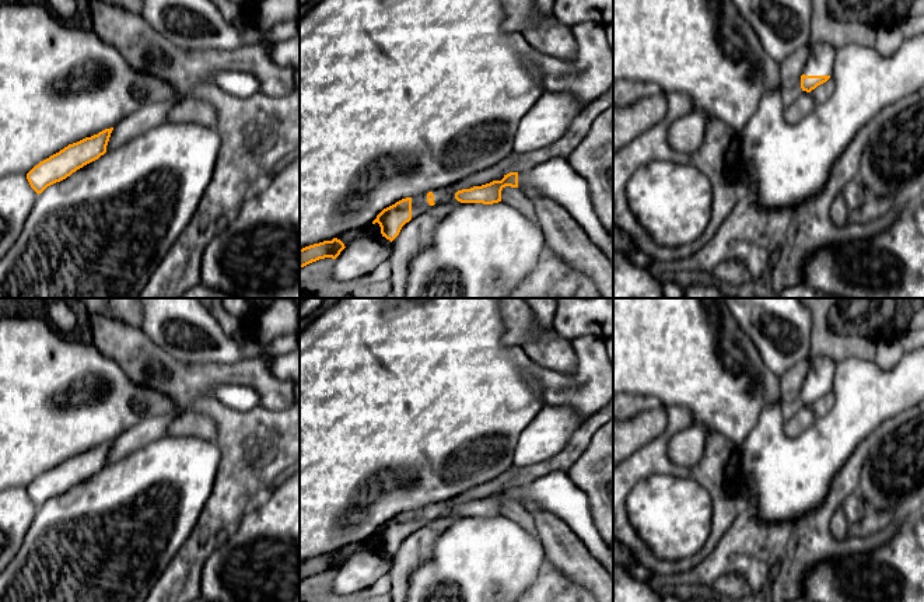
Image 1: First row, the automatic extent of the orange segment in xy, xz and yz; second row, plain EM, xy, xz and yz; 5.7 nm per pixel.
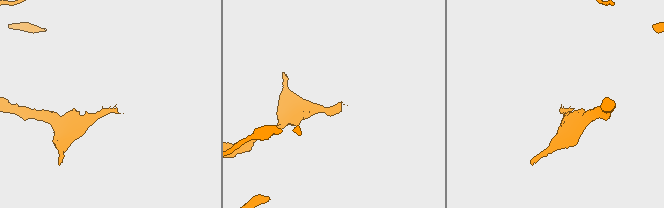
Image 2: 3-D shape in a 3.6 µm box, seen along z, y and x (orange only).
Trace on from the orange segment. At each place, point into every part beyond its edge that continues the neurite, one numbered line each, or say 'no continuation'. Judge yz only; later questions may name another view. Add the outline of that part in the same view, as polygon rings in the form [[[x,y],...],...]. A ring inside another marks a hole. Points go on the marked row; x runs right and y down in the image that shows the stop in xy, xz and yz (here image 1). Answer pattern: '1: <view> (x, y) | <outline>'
1: yz (821, 62) | [[[829,42],[809,45],[809,57],[805,64],[805,76],[833,76],[836,49]]]

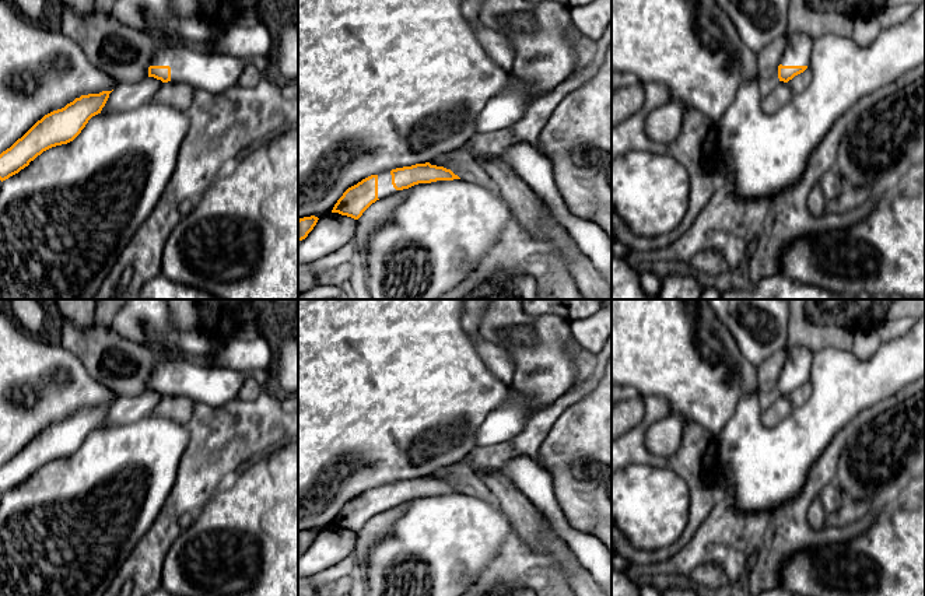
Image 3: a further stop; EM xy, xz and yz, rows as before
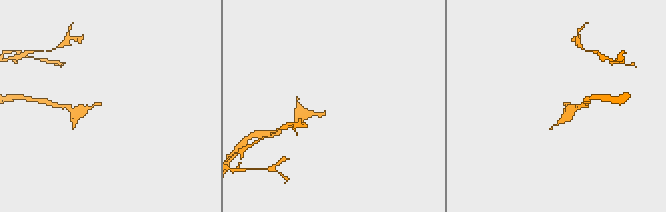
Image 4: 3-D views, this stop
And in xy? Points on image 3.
1: xy (216, 73) | [[[178,35],[165,38],[176,43],[161,49],[151,66],[169,66],[171,81],[181,81],[211,92],[221,92],[238,84],[238,78],[246,64],[253,64],[263,74],[274,62],[273,57],[236,57],[230,55],[202,55],[183,45]]]

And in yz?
1: yz (798, 52) | [[[806,32],[786,35],[786,48],[782,55],[782,66],[810,66],[813,39]]]

